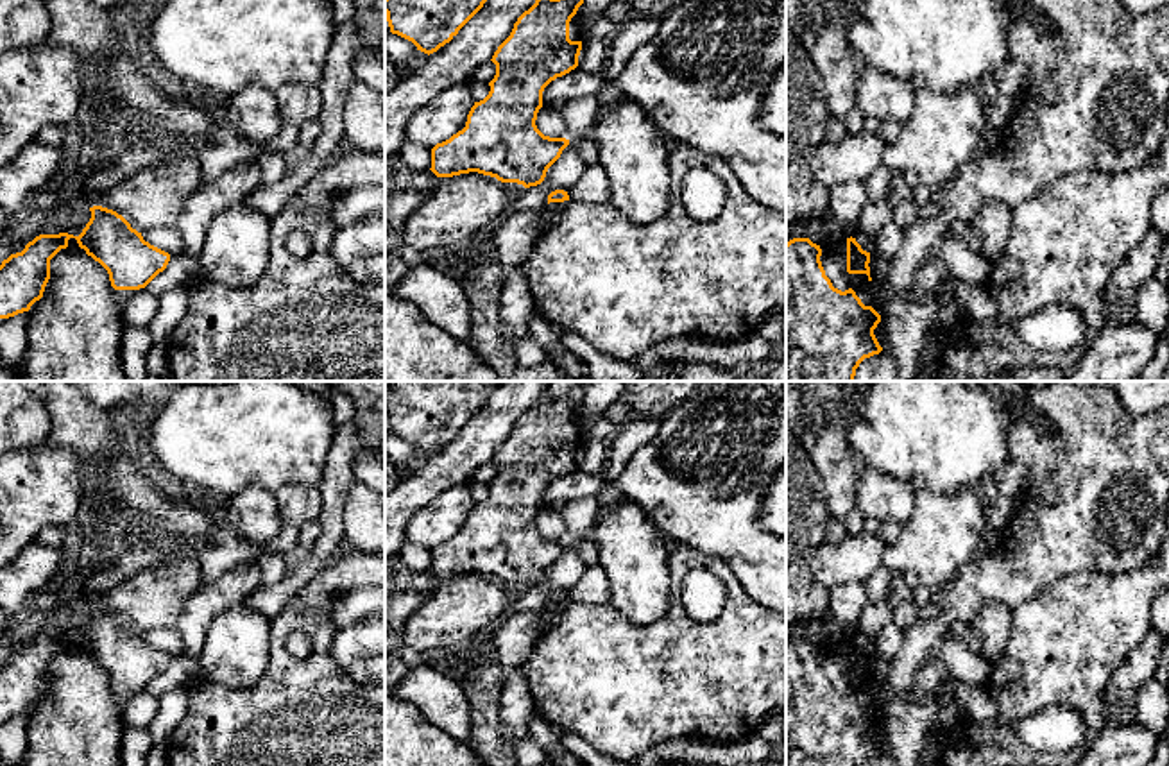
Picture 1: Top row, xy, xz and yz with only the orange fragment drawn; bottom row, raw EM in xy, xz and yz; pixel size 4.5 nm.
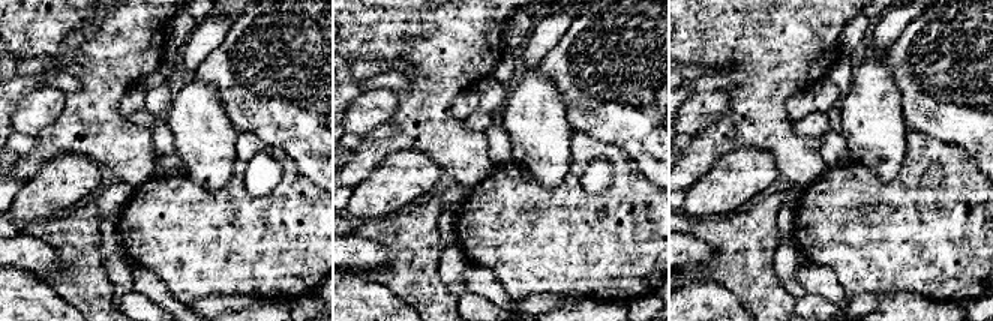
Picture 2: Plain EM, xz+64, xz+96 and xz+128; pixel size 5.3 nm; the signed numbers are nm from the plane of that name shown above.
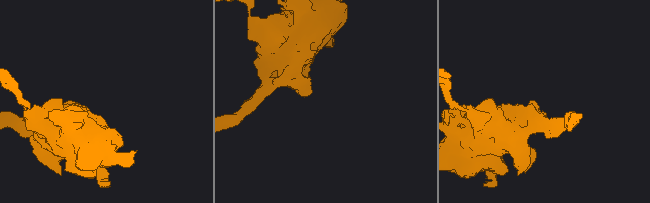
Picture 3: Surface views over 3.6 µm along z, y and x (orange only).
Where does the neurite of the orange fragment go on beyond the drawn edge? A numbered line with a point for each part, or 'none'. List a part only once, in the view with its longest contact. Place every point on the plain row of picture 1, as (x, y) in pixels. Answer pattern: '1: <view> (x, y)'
1: yz (833, 659)

